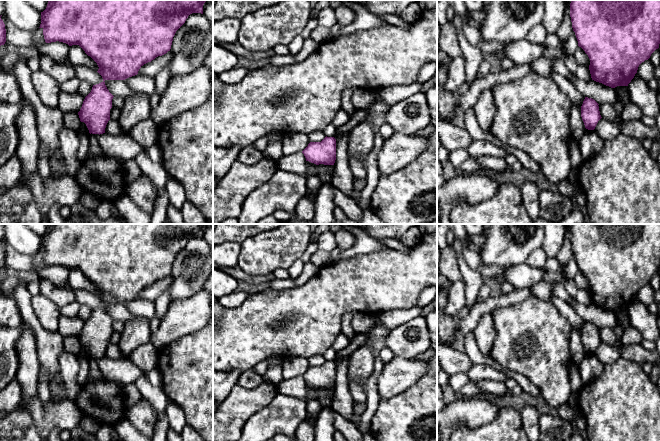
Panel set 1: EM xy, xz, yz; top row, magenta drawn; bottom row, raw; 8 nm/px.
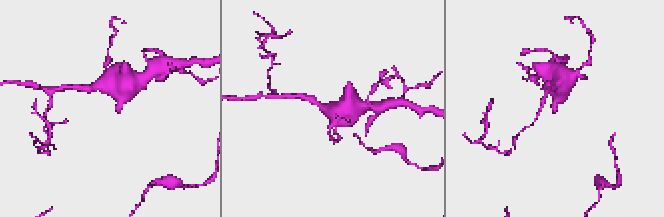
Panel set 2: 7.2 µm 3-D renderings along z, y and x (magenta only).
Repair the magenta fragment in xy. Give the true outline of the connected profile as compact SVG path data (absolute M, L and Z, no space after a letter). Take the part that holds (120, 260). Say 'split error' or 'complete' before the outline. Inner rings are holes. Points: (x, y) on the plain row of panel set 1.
complete; M48 224L46 233L41 236L41 248L46 267L63 266L79 269L85 277L98 289L98 297L103 305L93 309L91 316L85 321L78 336L91 358L103 358L110 344L113 319L105 309L105 304L125 304L138 298L139 293L158 280L171 273L176 255L185 247L192 237L203 238L203 229L208 224Z

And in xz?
complete; M326 360L321 366L310 366L302 377L306 385L316 389L334 389L336 384L336 363Z

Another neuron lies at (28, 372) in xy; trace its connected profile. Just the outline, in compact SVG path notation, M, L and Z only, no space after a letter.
M23 320L20 325L23 332L16 343L19 357L16 379L22 387L23 401L26 402L38 393L40 363L34 332Z

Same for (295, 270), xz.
M301 258L296 260L288 269L290 278L297 279L303 271L303 266L304 262Z

